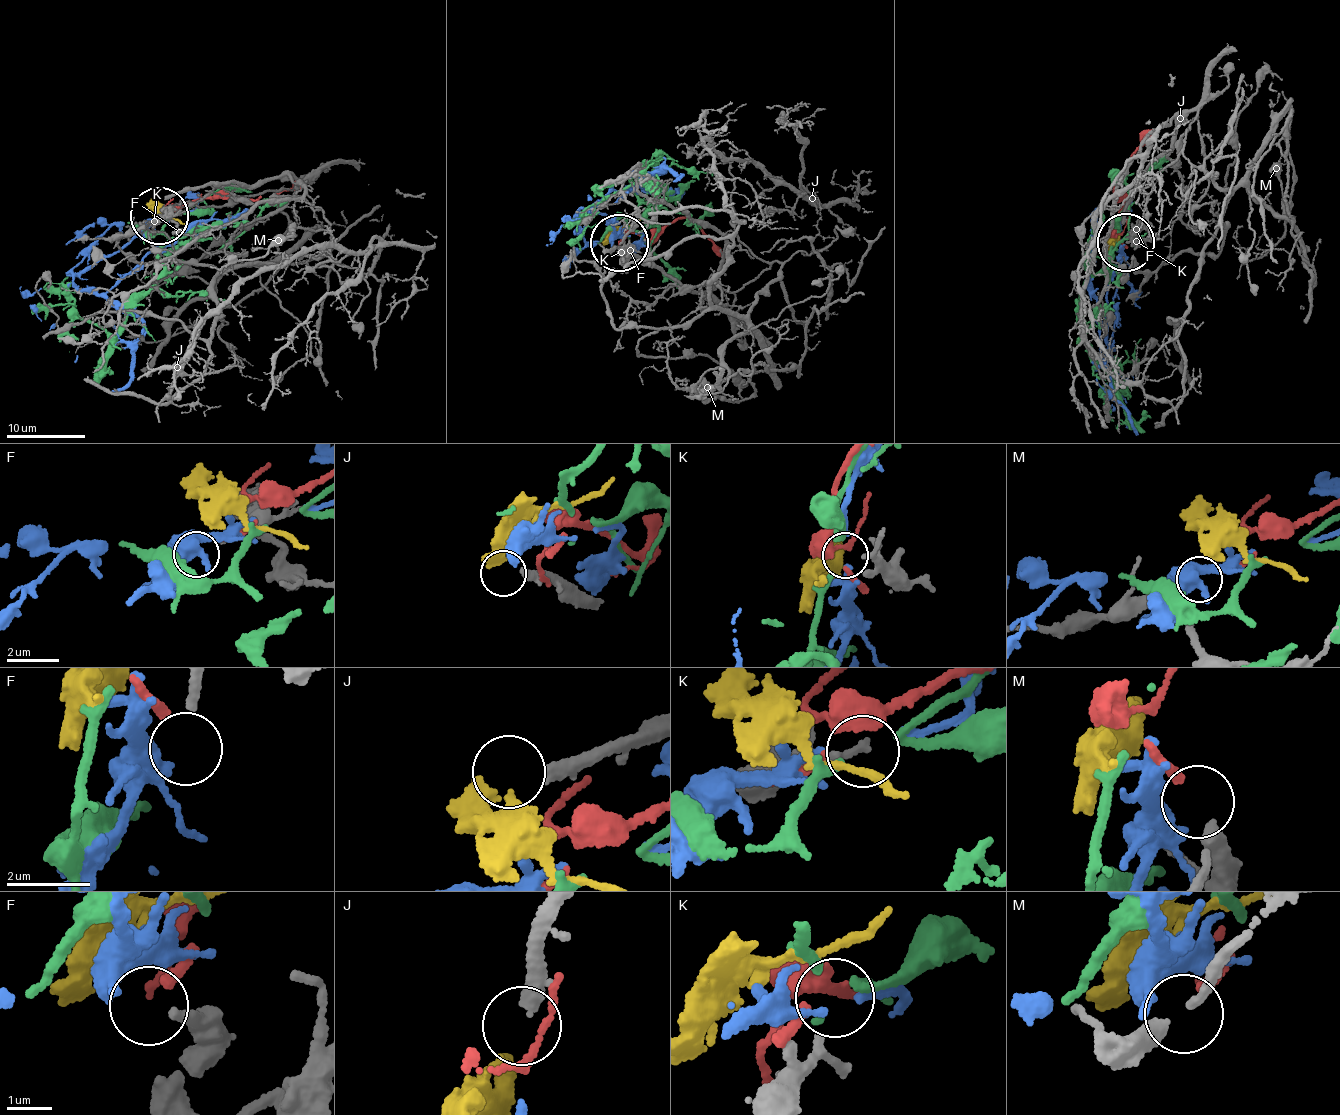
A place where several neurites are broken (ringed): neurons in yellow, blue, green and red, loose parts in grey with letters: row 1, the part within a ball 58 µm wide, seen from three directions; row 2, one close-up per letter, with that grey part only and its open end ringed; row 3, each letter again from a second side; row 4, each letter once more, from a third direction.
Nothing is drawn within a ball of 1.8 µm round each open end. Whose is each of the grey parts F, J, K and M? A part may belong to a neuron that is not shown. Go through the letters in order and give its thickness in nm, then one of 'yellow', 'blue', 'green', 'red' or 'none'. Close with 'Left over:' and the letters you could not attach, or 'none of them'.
F: 220 nm thick; none
J: 320 nm thick; none
K: 150 nm thick; green
M: 320 nm thick; red
Left over: F, J

